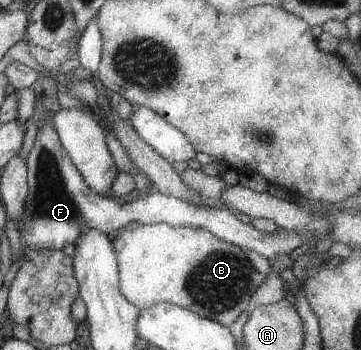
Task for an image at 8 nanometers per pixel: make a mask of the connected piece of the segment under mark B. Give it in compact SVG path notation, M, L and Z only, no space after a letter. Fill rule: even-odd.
M139 224L131 231L118 233L111 241L111 247L117 261L119 293L139 309L151 307L153 303L166 302L228 327L241 312L247 310L249 297L265 279L249 265L245 251L217 239L201 227Z

